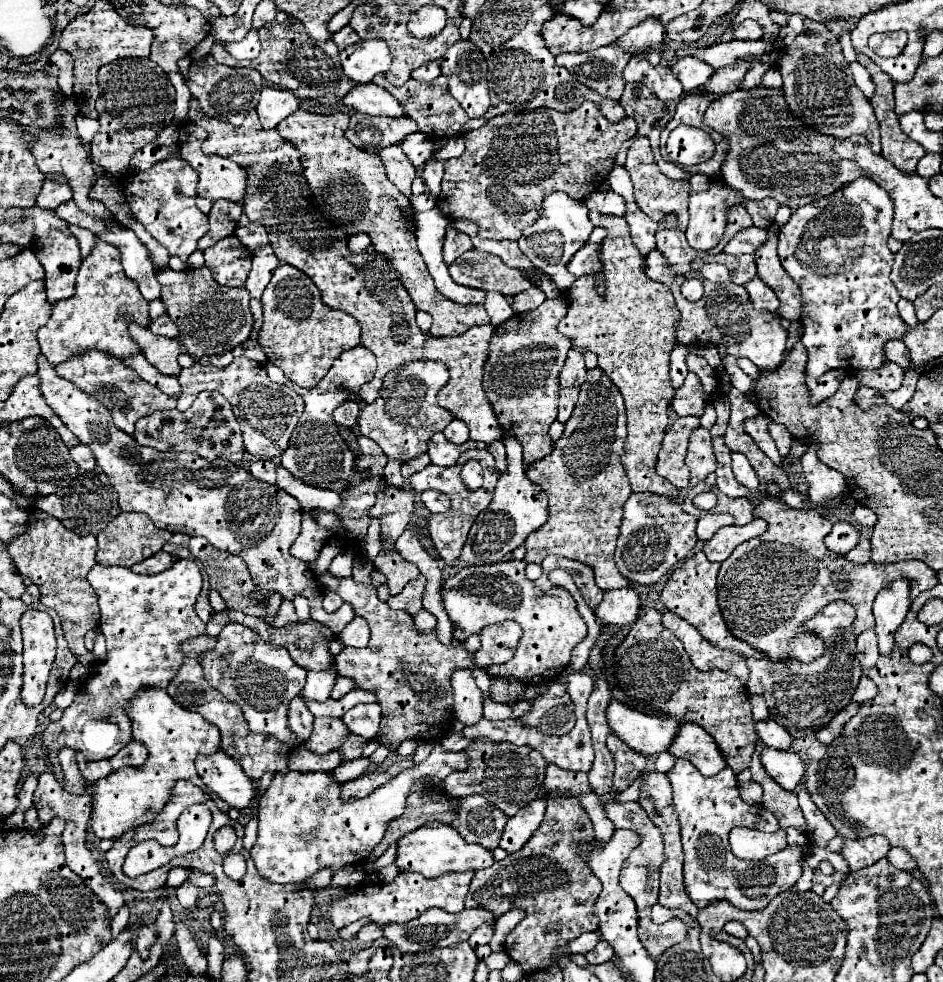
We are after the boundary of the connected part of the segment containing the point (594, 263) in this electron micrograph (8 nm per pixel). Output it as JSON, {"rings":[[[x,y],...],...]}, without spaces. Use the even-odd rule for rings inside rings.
{"rings":[[[584,245],[572,261],[568,261],[568,271],[576,277],[580,275],[590,275],[590,273],[600,273],[600,263],[598,263],[598,249],[600,245]]]}

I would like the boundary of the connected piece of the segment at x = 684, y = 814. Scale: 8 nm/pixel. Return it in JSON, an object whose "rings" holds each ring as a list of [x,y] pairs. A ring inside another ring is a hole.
{"rings":[[[678,759],[666,773],[674,791],[674,811],[680,821],[680,835],[686,853],[684,885],[690,899],[702,909],[710,901],[726,899],[746,911],[764,909],[778,893],[792,889],[802,875],[810,839],[798,829],[788,829],[788,845],[776,855],[762,861],[744,861],[730,851],[728,833],[732,827],[754,827],[758,831],[774,831],[774,815],[762,805],[748,805],[740,799],[738,781],[730,767],[714,777],[704,777],[688,759]]]}

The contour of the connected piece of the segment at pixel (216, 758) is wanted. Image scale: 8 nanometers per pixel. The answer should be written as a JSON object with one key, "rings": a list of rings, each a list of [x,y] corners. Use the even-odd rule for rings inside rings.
{"rings":[[[224,751],[196,757],[196,771],[204,785],[214,791],[230,807],[246,809],[252,805],[256,785],[244,775],[238,761]]]}

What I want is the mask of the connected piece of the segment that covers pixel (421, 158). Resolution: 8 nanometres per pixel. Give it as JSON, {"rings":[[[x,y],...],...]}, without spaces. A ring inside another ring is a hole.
{"rings":[[[420,131],[408,133],[408,137],[404,137],[404,143],[400,143],[400,147],[416,167],[420,167],[432,155],[432,139]]]}

